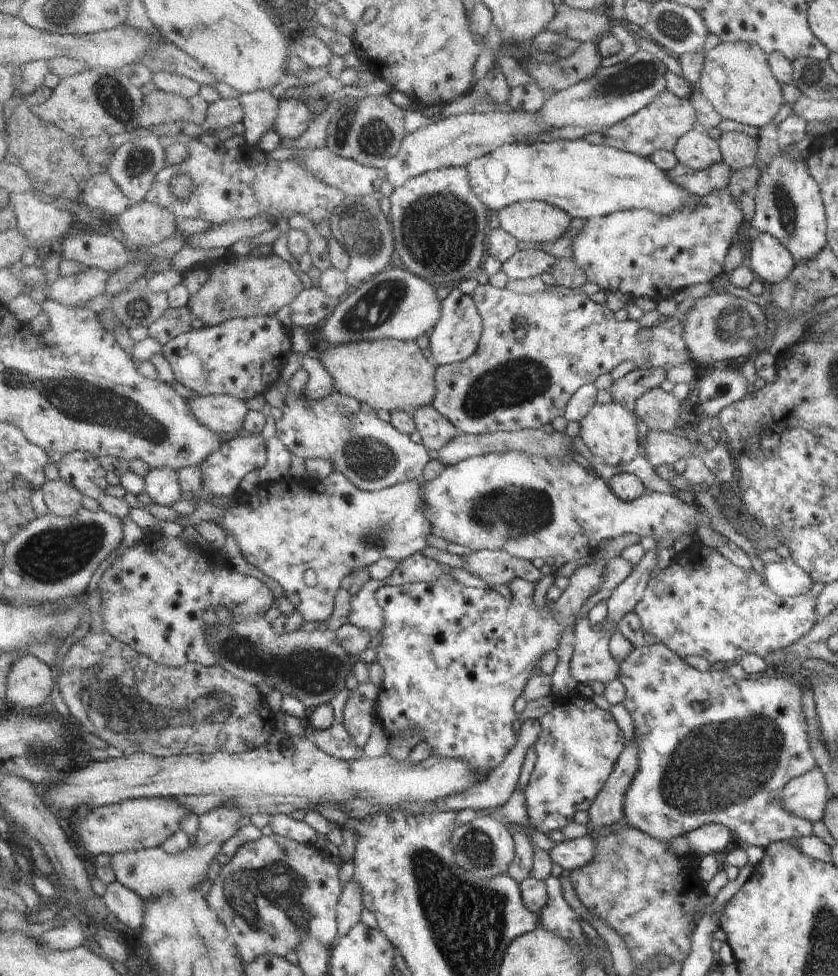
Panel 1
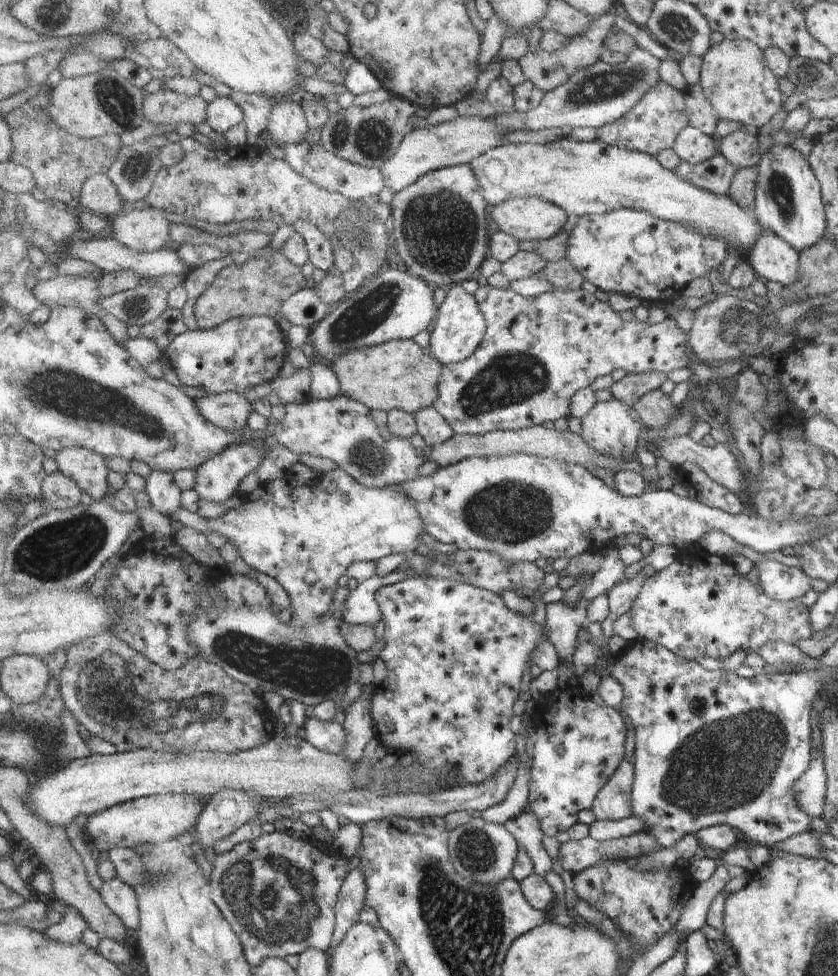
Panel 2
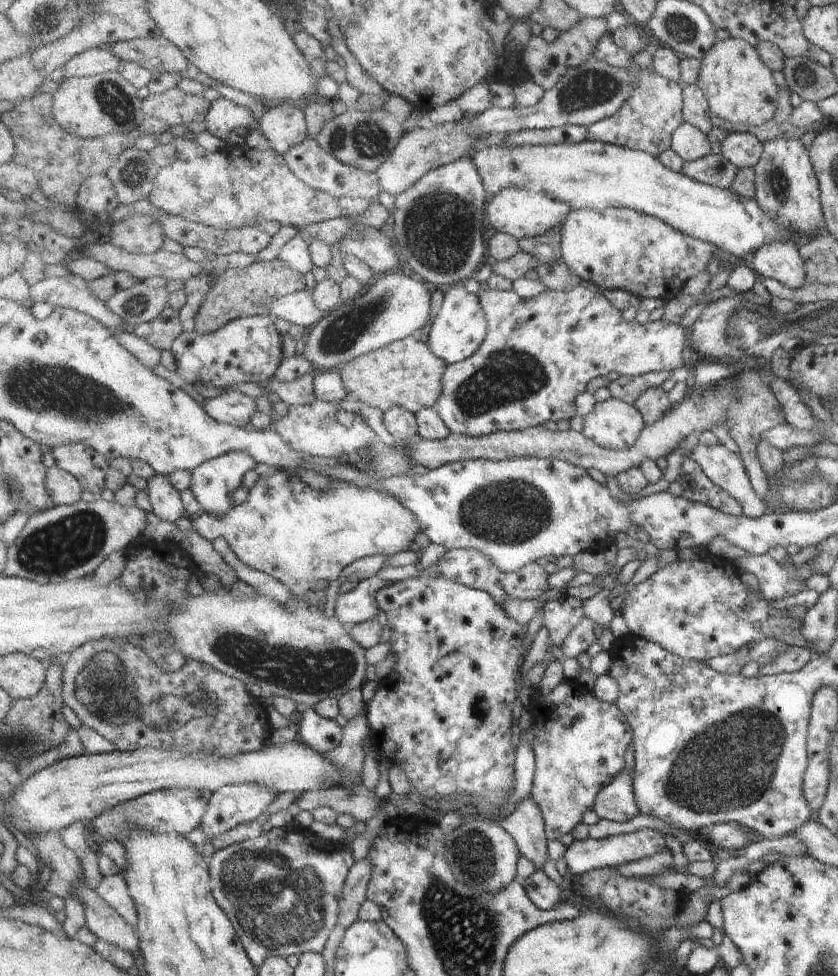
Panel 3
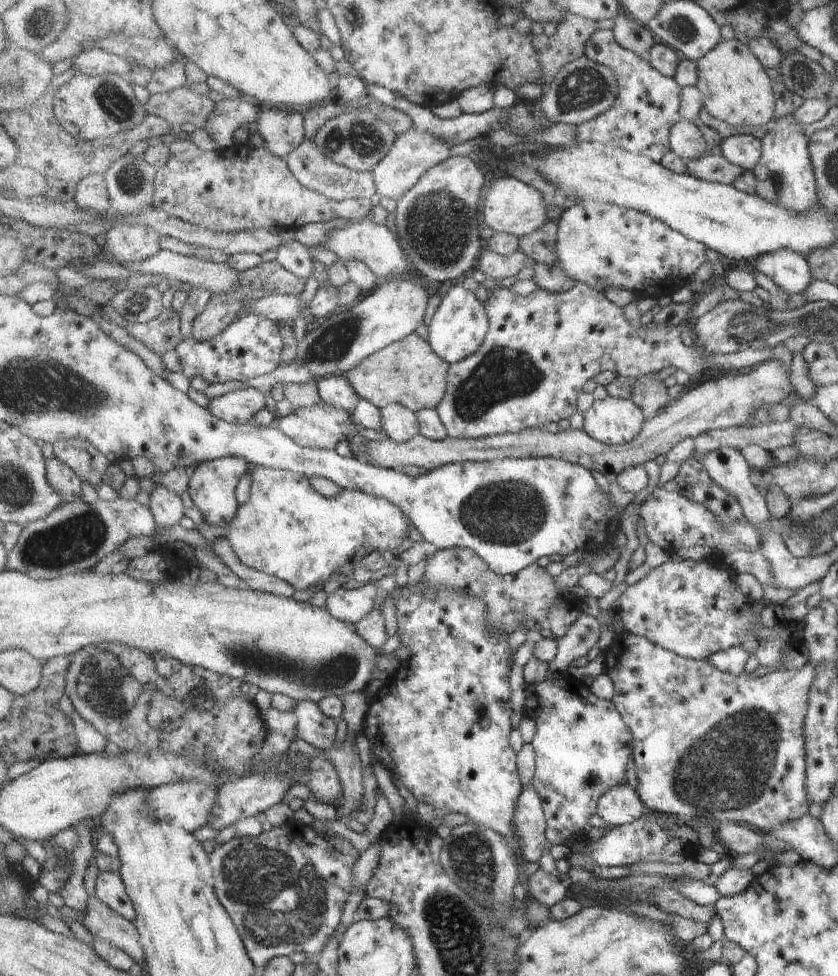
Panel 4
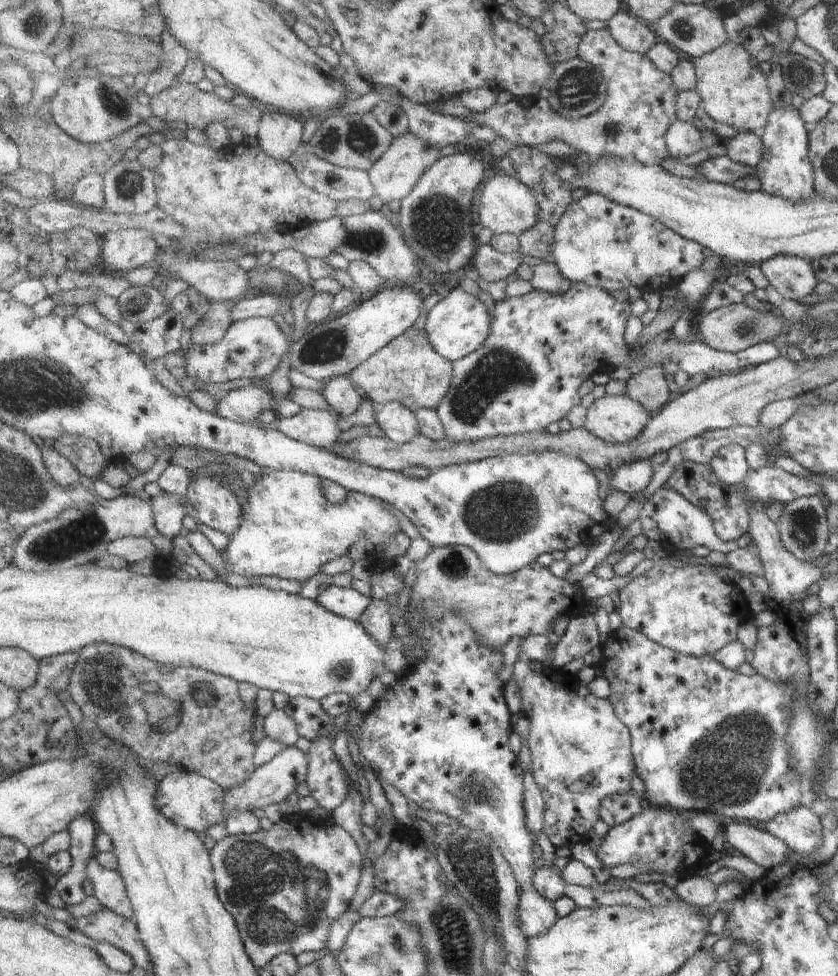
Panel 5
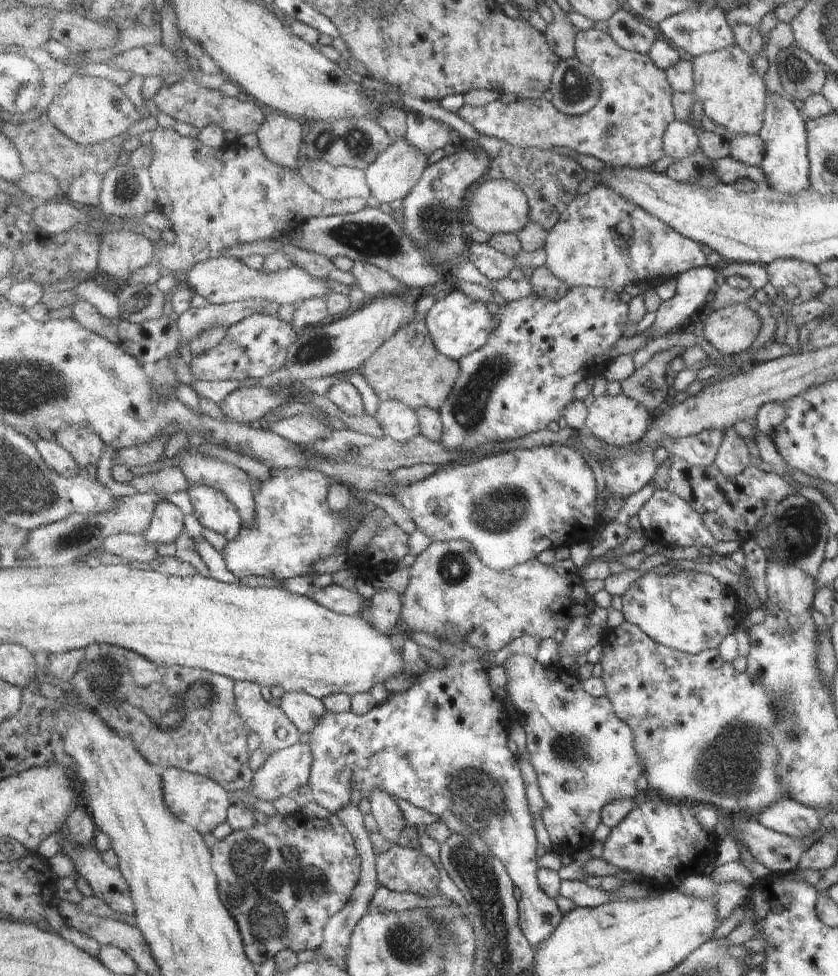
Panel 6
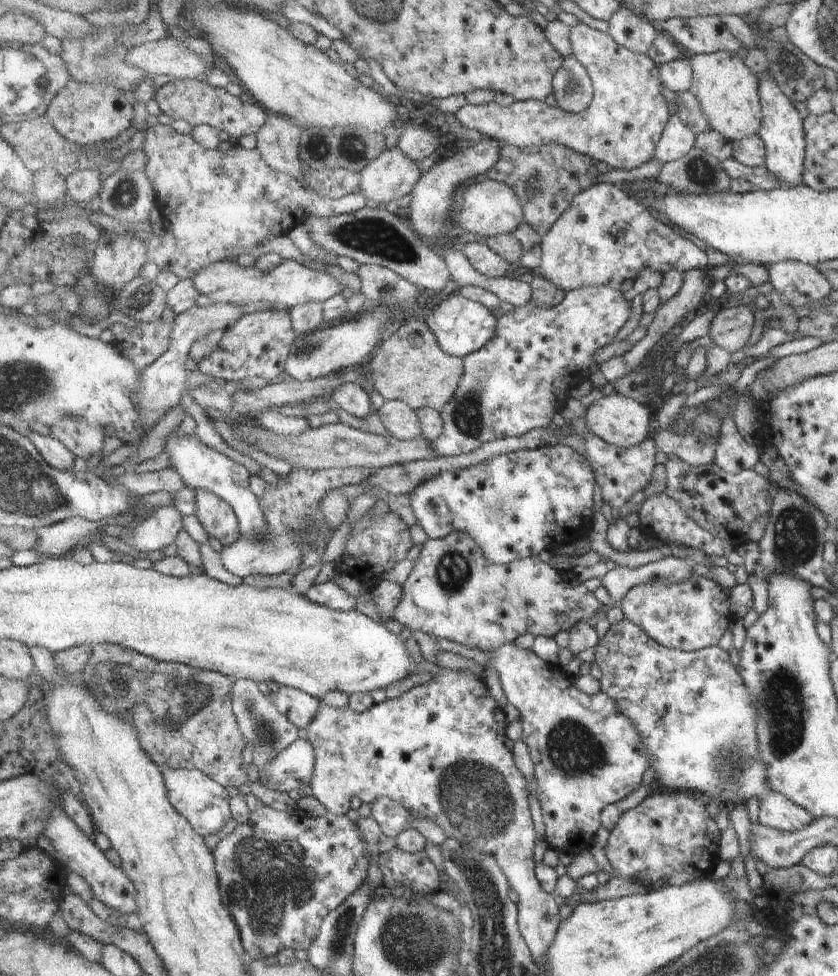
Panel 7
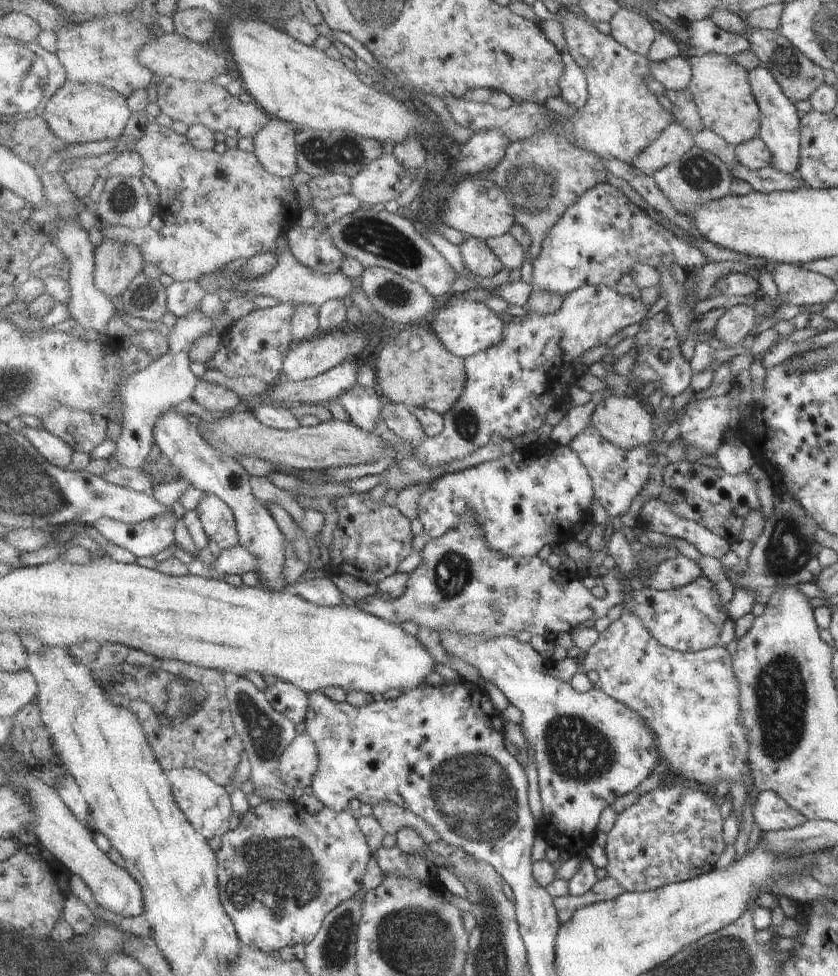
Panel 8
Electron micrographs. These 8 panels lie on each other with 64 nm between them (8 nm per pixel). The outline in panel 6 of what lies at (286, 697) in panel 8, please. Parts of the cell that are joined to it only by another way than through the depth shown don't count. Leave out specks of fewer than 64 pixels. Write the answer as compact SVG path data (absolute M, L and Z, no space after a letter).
M305 692L285 693L279 700L279 706L300 732L308 734L325 718L327 712L321 699Z

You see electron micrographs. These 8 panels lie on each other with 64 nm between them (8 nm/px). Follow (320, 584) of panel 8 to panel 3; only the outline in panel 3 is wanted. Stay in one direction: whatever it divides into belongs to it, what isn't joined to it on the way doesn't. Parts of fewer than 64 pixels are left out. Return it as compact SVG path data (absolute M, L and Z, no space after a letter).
M373 575L360 581L348 593L340 594L335 600L335 609L341 622L345 624L361 624L365 621L374 621L382 615L377 602L377 594L382 588L395 582Z

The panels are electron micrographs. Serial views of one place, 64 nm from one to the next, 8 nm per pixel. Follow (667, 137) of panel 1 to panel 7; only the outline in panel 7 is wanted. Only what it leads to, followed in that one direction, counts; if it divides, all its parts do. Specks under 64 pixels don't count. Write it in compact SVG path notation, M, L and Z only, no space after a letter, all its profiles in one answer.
M582 22L571 27L569 40L573 56L585 66L595 87L595 98L587 110L580 114L566 112L560 107L552 108L545 100L516 101L509 107L499 106L495 101L485 105L467 103L455 113L456 120L463 127L515 147L560 143L593 156L612 169L631 170L653 161L657 142L674 113L661 92L664 83L659 66L648 55L632 52L608 33Z

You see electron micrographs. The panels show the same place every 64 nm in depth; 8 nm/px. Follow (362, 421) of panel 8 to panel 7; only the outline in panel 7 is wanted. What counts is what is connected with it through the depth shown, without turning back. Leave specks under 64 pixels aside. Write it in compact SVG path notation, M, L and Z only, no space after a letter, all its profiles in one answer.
M343 384L339 390L333 392L331 399L345 412L349 412L356 418L367 418L369 414L378 412L378 410L372 408L371 398L369 398L369 394L360 384Z

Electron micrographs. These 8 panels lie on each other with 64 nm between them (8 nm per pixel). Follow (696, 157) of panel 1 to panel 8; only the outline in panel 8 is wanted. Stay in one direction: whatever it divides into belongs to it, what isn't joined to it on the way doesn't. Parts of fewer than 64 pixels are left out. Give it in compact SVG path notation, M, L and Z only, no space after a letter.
M673 122L661 137L646 150L641 150L639 158L631 162L630 169L653 177L653 174L663 170L665 166L678 162L689 150L693 149L694 141L691 132L677 122Z

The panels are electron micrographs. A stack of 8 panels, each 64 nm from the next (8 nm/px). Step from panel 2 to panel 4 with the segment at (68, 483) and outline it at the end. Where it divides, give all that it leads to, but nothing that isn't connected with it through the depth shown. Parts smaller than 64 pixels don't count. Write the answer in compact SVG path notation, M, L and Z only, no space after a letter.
M53 457L46 460L49 484L53 490L61 492L65 496L65 503L77 501L77 496L81 493L81 481L77 472L72 467L61 462L61 458Z

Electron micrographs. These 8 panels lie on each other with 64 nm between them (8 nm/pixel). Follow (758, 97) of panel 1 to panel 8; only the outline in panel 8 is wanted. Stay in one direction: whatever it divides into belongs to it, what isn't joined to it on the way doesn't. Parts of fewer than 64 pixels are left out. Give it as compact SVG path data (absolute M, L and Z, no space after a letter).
M689 53L689 62L693 74L689 90L693 94L693 104L703 128L723 138L731 146L758 137L759 110L752 95L748 72L730 57L716 53L705 53L703 56Z

